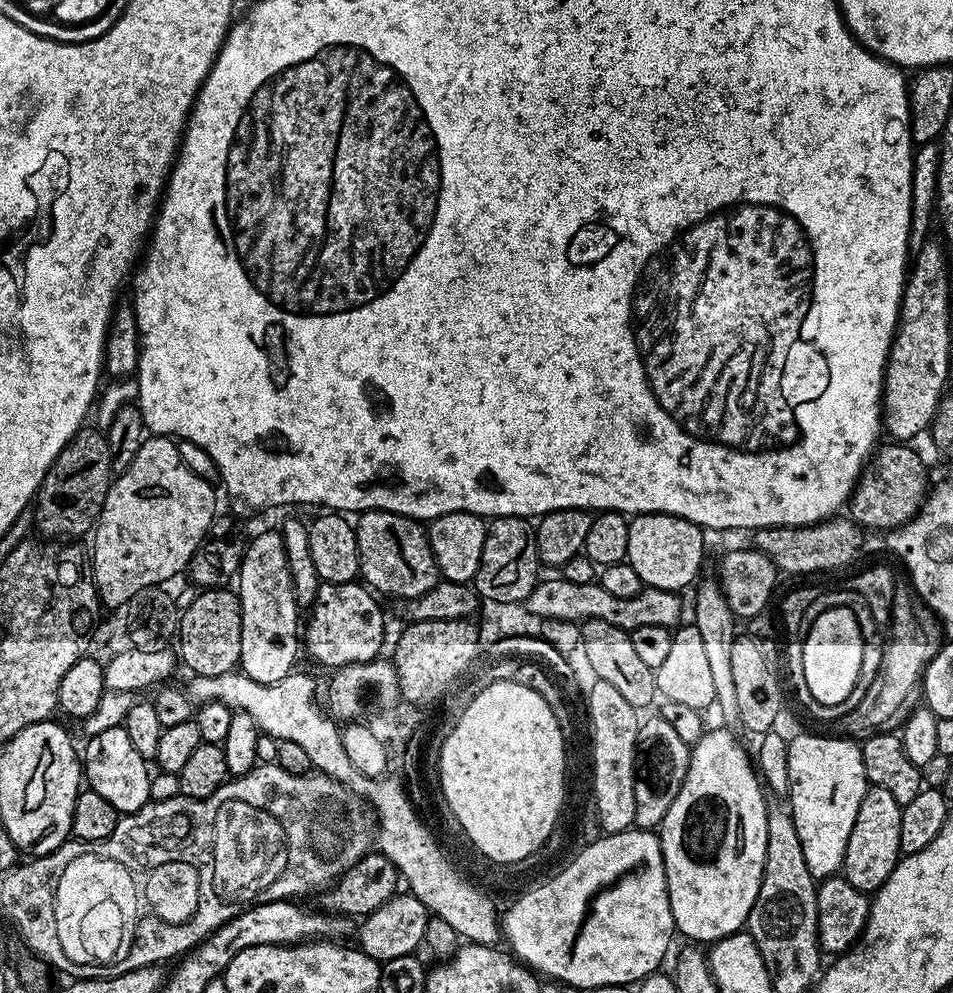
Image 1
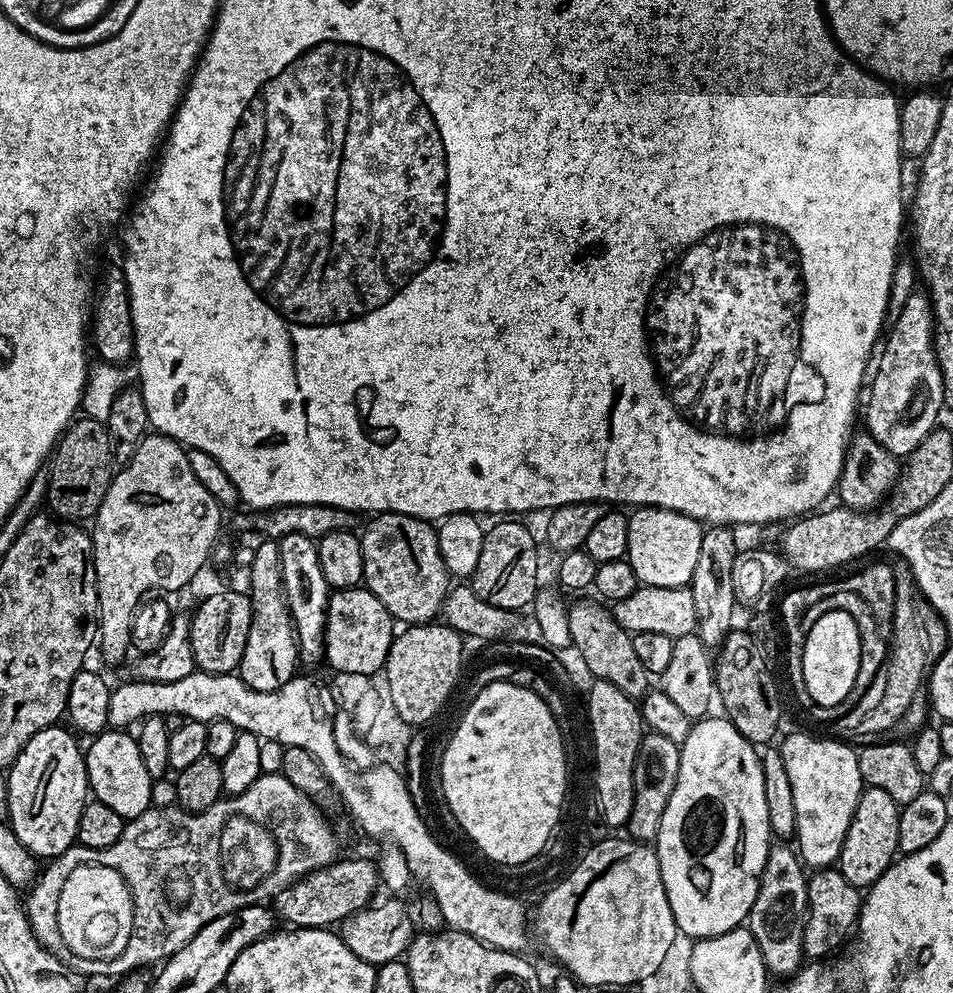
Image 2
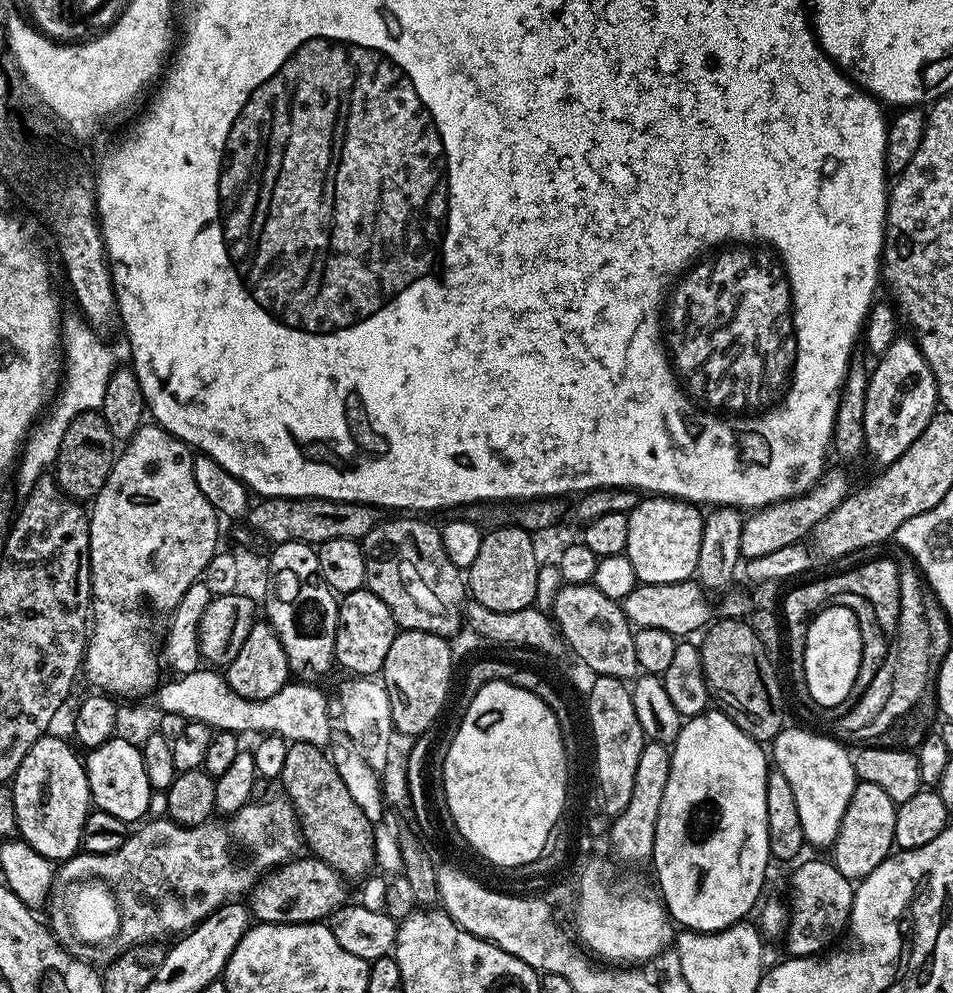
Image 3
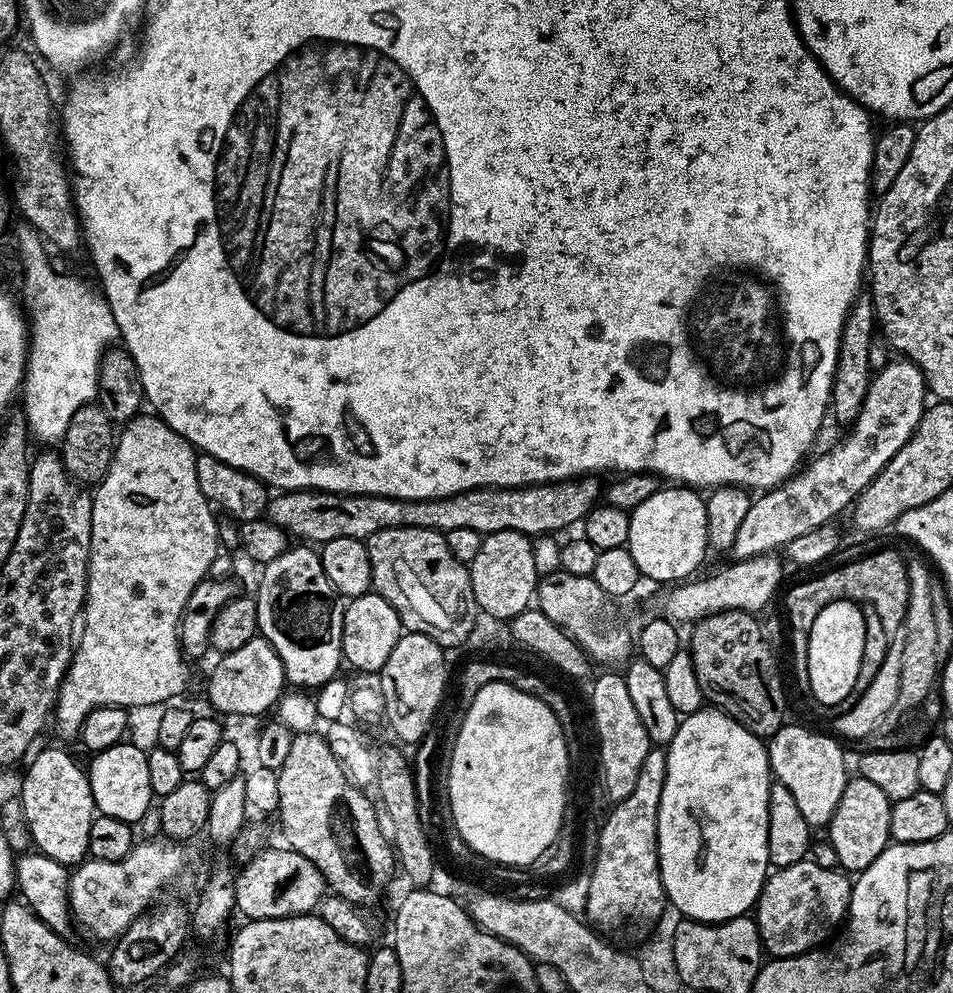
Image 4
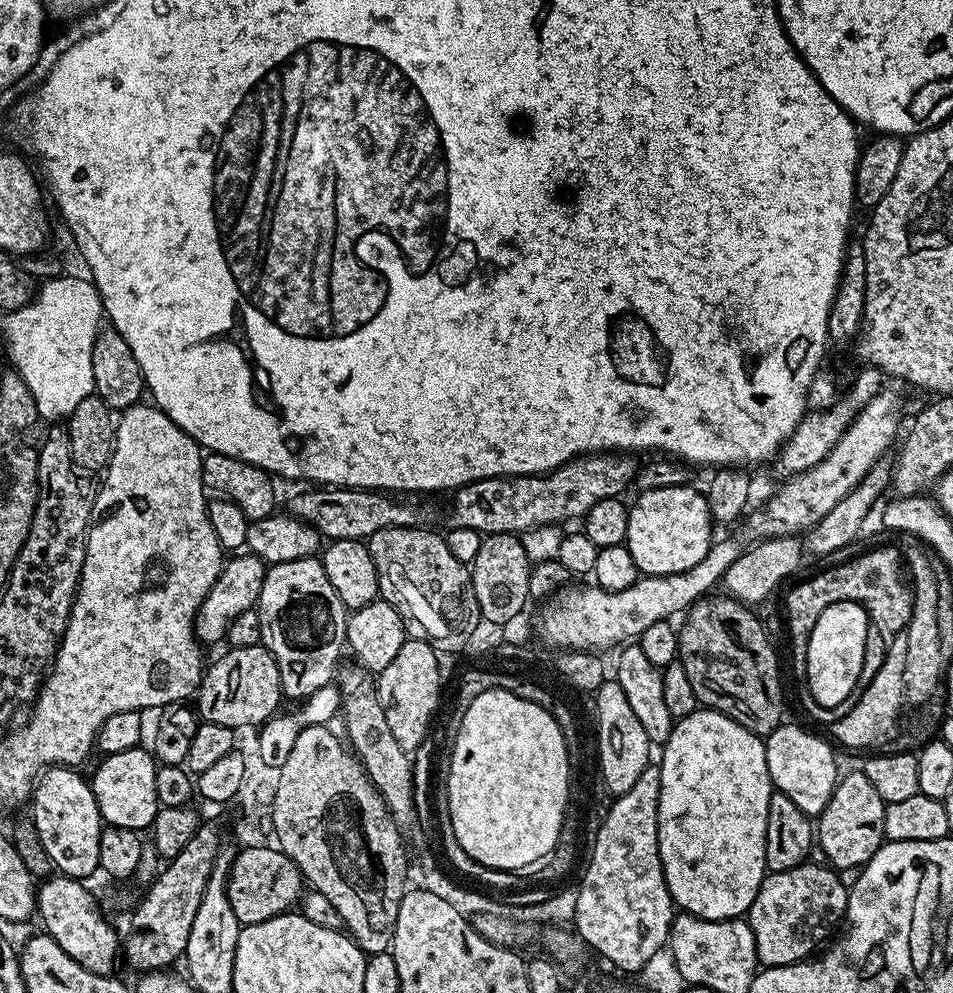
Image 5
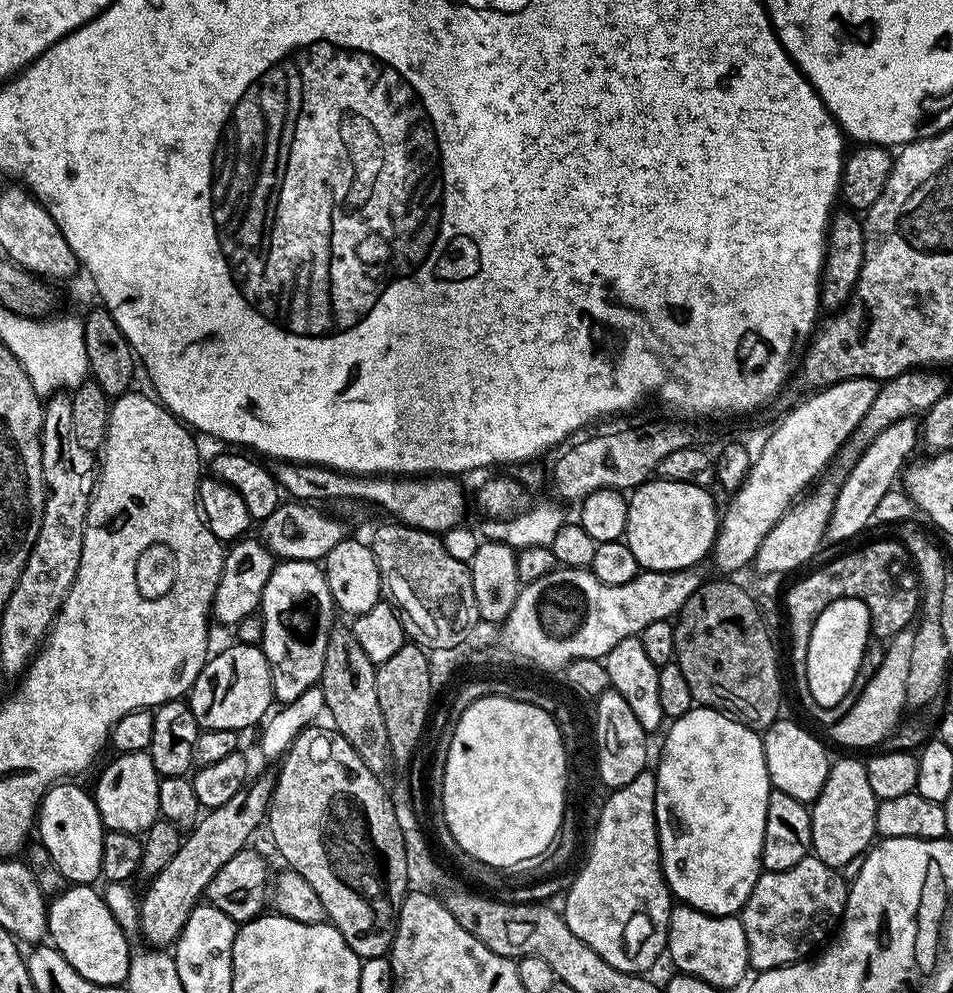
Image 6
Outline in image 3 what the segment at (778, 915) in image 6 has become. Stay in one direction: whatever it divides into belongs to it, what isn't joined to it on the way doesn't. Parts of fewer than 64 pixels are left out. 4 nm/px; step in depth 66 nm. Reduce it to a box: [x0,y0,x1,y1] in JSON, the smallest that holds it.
[787,859,853,956]

